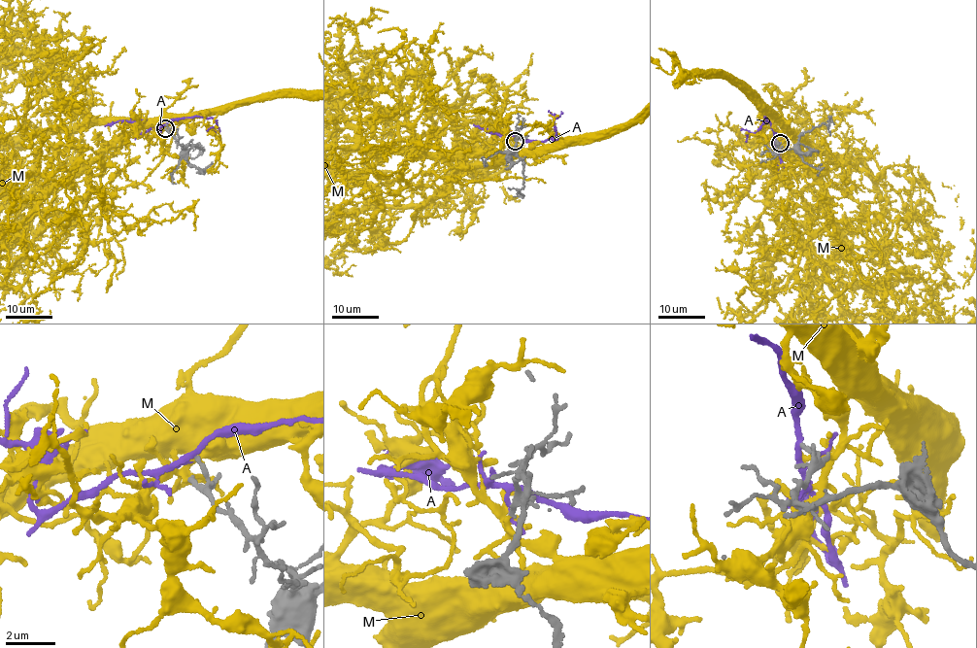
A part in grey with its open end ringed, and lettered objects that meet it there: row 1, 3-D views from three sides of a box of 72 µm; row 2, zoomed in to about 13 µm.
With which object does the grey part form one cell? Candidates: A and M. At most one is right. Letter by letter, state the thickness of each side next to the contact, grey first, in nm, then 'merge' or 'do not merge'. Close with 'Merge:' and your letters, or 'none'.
A: 150 nm thick on the grey side, 200 nm on the other; do not merge
M: 200 nm thick on the grey side, 160 nm on the other; merge
Merge: M

